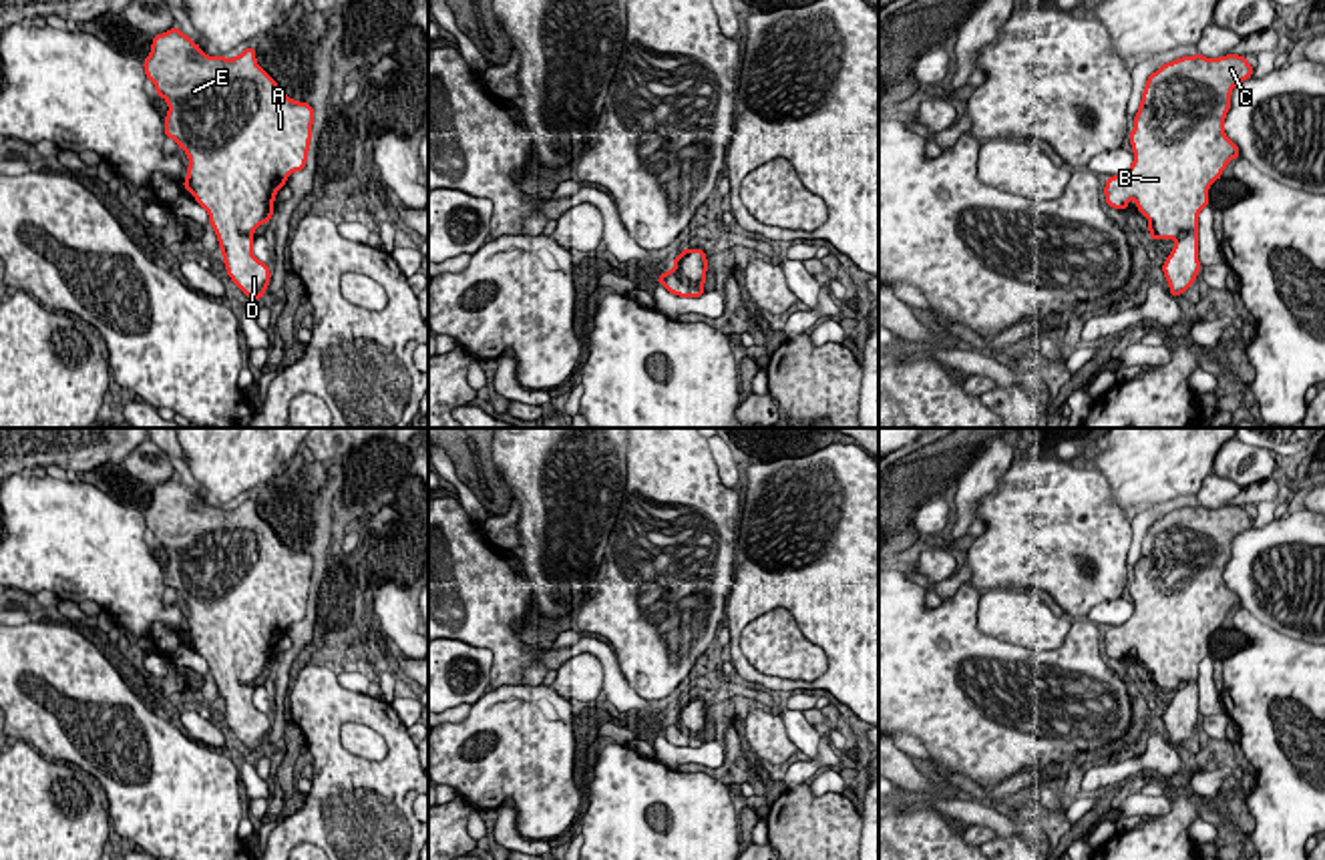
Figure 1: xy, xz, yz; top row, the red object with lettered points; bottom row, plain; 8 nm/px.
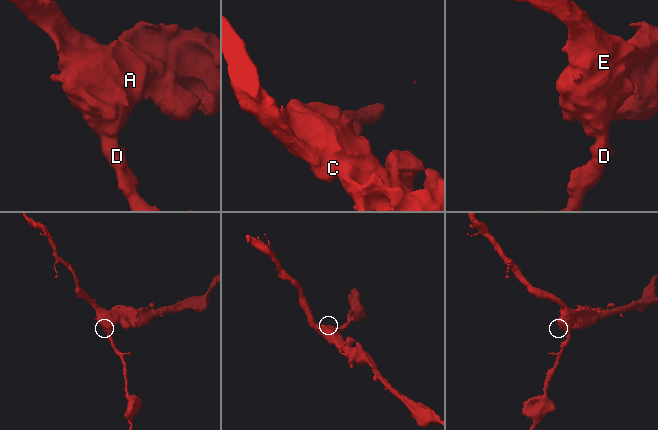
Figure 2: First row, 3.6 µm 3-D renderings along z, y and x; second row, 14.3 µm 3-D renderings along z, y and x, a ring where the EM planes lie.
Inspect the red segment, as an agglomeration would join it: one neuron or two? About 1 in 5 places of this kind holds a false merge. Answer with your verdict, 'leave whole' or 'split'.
leave whole

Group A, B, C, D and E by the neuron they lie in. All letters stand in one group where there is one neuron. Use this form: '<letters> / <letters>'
A B C D E

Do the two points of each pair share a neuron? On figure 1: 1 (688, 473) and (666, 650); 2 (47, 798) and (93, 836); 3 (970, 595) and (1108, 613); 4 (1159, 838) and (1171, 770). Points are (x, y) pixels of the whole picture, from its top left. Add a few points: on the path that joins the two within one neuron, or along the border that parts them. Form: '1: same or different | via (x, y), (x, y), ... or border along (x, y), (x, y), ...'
1: same | via (698, 517), (698, 583), (690, 593), (690, 605)
2: same | via (59, 810), (81, 832)
3: different | border along (1086, 617), (1096, 625)
4: different | border along (1189, 768), (1183, 778), (1165, 782)

